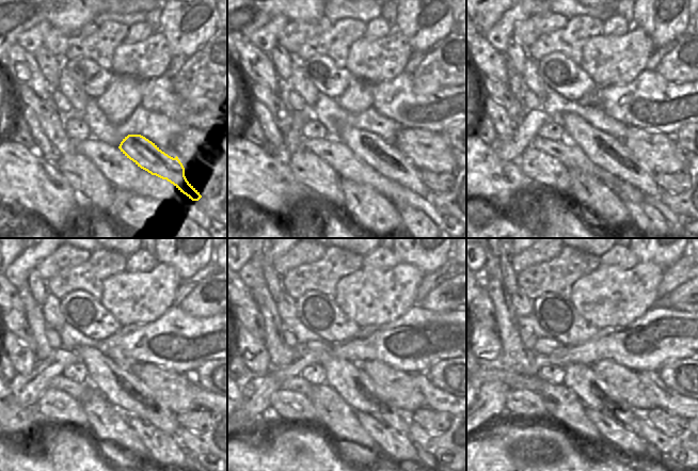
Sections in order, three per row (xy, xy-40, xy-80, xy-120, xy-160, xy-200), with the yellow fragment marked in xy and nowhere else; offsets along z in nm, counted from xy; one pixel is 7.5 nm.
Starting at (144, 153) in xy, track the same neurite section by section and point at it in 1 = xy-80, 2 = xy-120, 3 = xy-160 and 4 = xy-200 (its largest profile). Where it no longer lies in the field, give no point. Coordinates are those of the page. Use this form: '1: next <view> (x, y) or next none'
1: next xy-80 (607, 152)
2: next xy-120 (125, 392)
3: next xy-160 (348, 379)
4: next xy-200 (581, 379)

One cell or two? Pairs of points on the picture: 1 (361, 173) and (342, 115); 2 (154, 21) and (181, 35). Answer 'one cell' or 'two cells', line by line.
1: two cells
2: two cells

